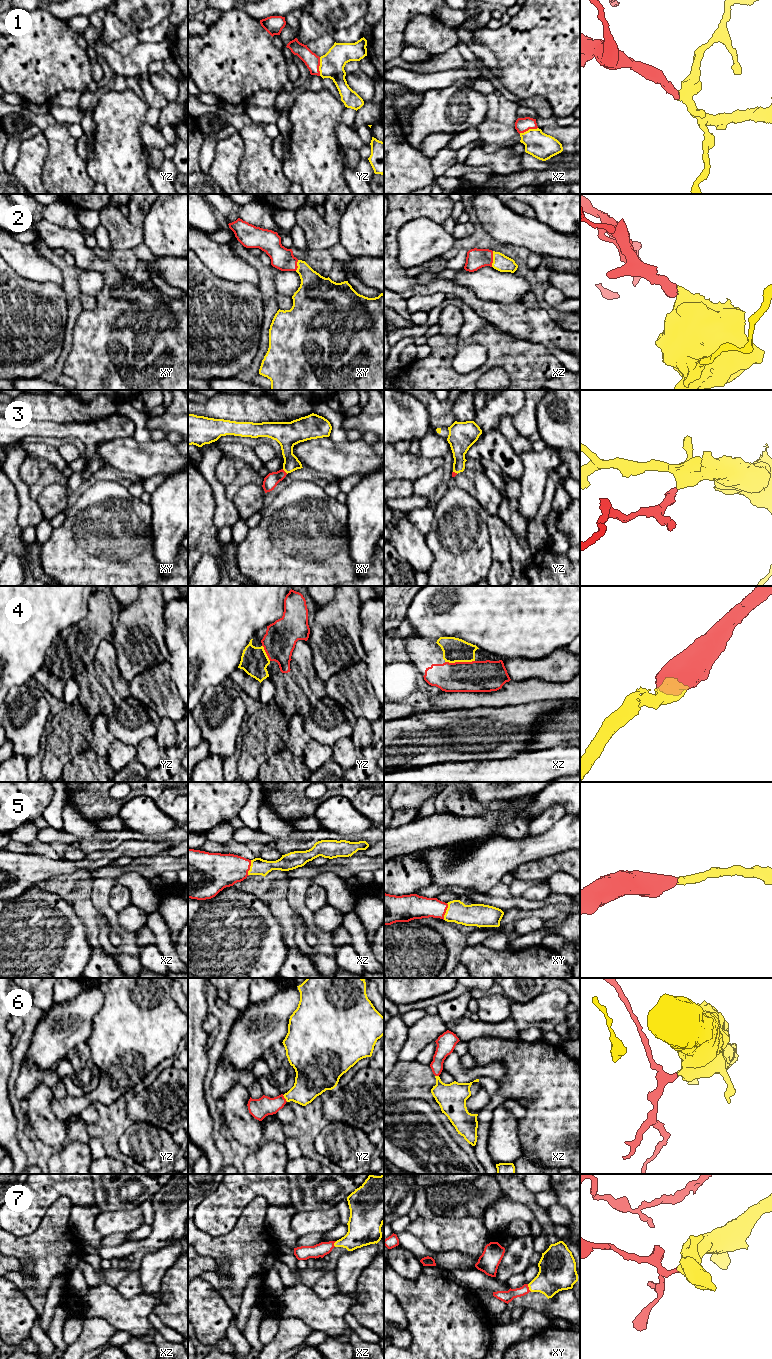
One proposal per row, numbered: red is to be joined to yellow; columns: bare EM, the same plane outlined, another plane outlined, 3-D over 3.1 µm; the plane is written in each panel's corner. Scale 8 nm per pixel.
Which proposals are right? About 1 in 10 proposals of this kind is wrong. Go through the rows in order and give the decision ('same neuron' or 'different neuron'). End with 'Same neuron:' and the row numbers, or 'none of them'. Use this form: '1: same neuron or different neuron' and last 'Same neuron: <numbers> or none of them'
1: same neuron
2: same neuron
3: same neuron
4: same neuron
5: same neuron
6: same neuron
7: same neuron
Same neuron: 1, 2, 3, 4, 5, 6, 7

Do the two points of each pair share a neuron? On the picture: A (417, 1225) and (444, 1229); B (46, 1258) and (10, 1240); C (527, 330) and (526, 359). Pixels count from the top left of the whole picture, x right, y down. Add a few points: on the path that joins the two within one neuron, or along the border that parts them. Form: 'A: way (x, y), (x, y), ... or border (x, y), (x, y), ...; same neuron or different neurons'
A: way (424, 1229), (437, 1229); same neuron
B: way (37, 1249), (34, 1246), (19, 1246); same neuron
C: border (508, 334), (532, 342), (542, 343), (545, 346); different neurons

